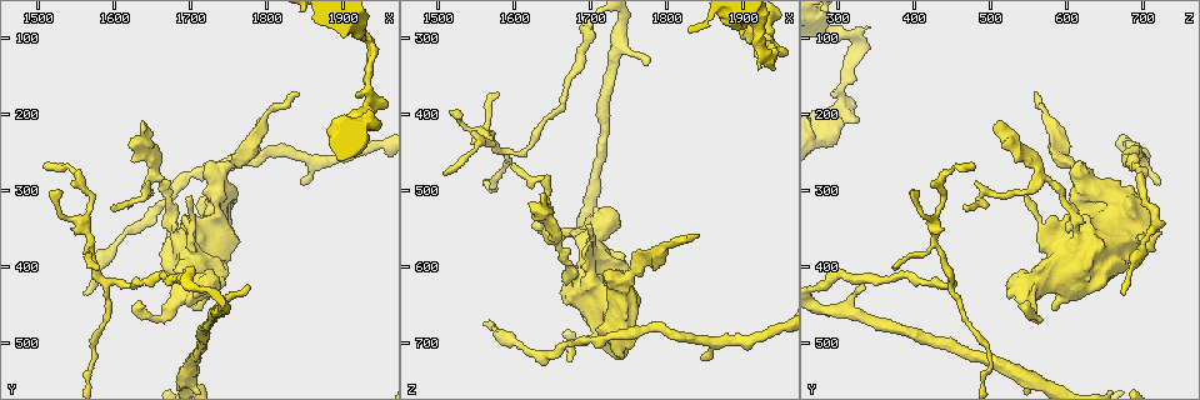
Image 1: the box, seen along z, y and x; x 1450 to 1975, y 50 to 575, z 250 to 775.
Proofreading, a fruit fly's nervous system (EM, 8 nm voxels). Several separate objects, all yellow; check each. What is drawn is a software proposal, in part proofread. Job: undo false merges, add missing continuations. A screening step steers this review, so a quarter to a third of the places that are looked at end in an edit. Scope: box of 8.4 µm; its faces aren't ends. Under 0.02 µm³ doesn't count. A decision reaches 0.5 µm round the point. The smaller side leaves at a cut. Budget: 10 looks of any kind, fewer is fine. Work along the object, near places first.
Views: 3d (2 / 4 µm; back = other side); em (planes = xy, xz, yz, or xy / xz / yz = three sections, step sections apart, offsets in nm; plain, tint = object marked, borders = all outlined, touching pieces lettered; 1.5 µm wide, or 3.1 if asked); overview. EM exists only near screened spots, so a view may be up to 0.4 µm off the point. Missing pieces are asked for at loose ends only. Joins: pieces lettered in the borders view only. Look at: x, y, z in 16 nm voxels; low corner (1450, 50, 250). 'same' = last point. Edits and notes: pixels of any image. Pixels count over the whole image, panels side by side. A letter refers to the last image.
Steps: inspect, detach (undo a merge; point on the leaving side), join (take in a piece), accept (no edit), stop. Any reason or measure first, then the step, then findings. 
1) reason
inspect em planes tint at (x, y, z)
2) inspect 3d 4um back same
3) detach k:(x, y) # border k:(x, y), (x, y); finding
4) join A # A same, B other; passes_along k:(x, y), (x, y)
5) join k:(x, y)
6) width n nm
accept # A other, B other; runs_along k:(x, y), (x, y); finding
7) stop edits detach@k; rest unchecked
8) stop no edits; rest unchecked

an open end
inspect em planes borders at (1840, 175, 555)

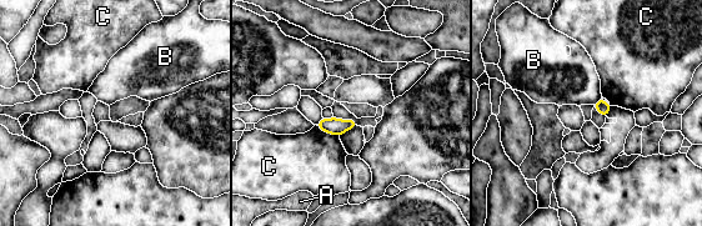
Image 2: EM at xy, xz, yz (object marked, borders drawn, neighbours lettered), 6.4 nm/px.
accept # A other, B other, C other; border 2:(601, 96), (593, 105); no lettered piece goes on from it

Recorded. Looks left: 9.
inspect em xz step 8 tint at (1845, 290, 720)

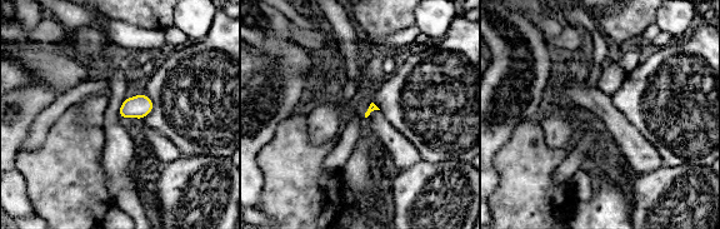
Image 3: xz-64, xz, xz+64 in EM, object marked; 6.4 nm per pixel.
another direction
inspect em planes borders same

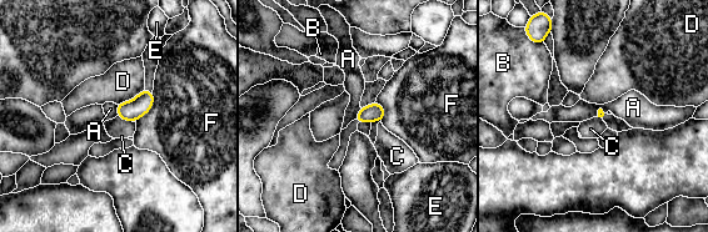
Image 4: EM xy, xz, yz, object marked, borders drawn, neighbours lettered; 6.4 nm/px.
longest_contact F 220 nm
accept # A other, B other, C other, D other, E other, F other; border 4:(360, 107), (355, 119); no lettered piece goes on from it

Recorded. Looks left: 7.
tapers out
inspect em planes borders at (1560, 435, 675)

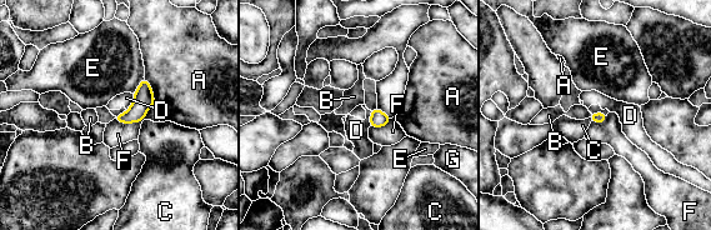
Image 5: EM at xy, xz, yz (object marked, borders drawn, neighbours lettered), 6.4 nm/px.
accept # A other, B other, C other, D other, E other, F other, G other; border 5:(154, 104), (139, 121), (114, 119); no lettered piece goes on from it

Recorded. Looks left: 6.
an open end
inspect 3d 4um at (1775, 420, 335)

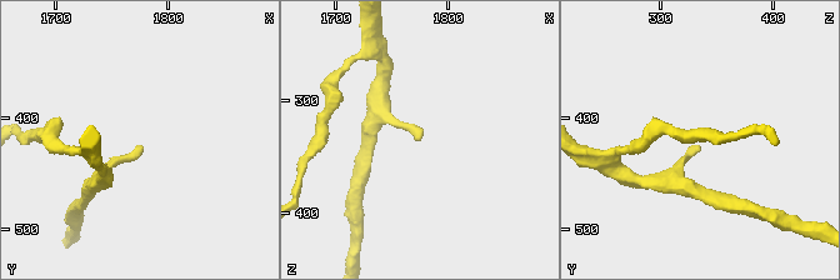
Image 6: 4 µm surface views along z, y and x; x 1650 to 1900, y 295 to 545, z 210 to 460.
inspect em planes borders at (1776, 422, 334)

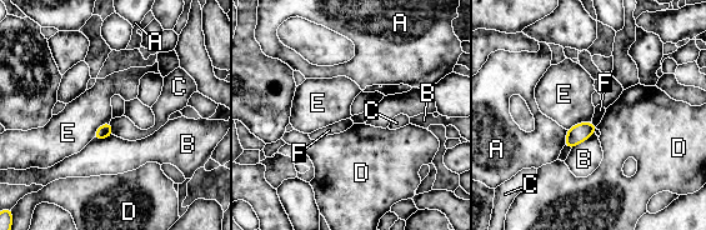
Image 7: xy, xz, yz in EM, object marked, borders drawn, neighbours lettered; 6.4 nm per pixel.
accept # A other, B other, C other, D other, E other, F other; border 7:(590, 121), (580, 121), (567, 130); none of them fits

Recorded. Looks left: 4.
stop no edits; rest unchecked

